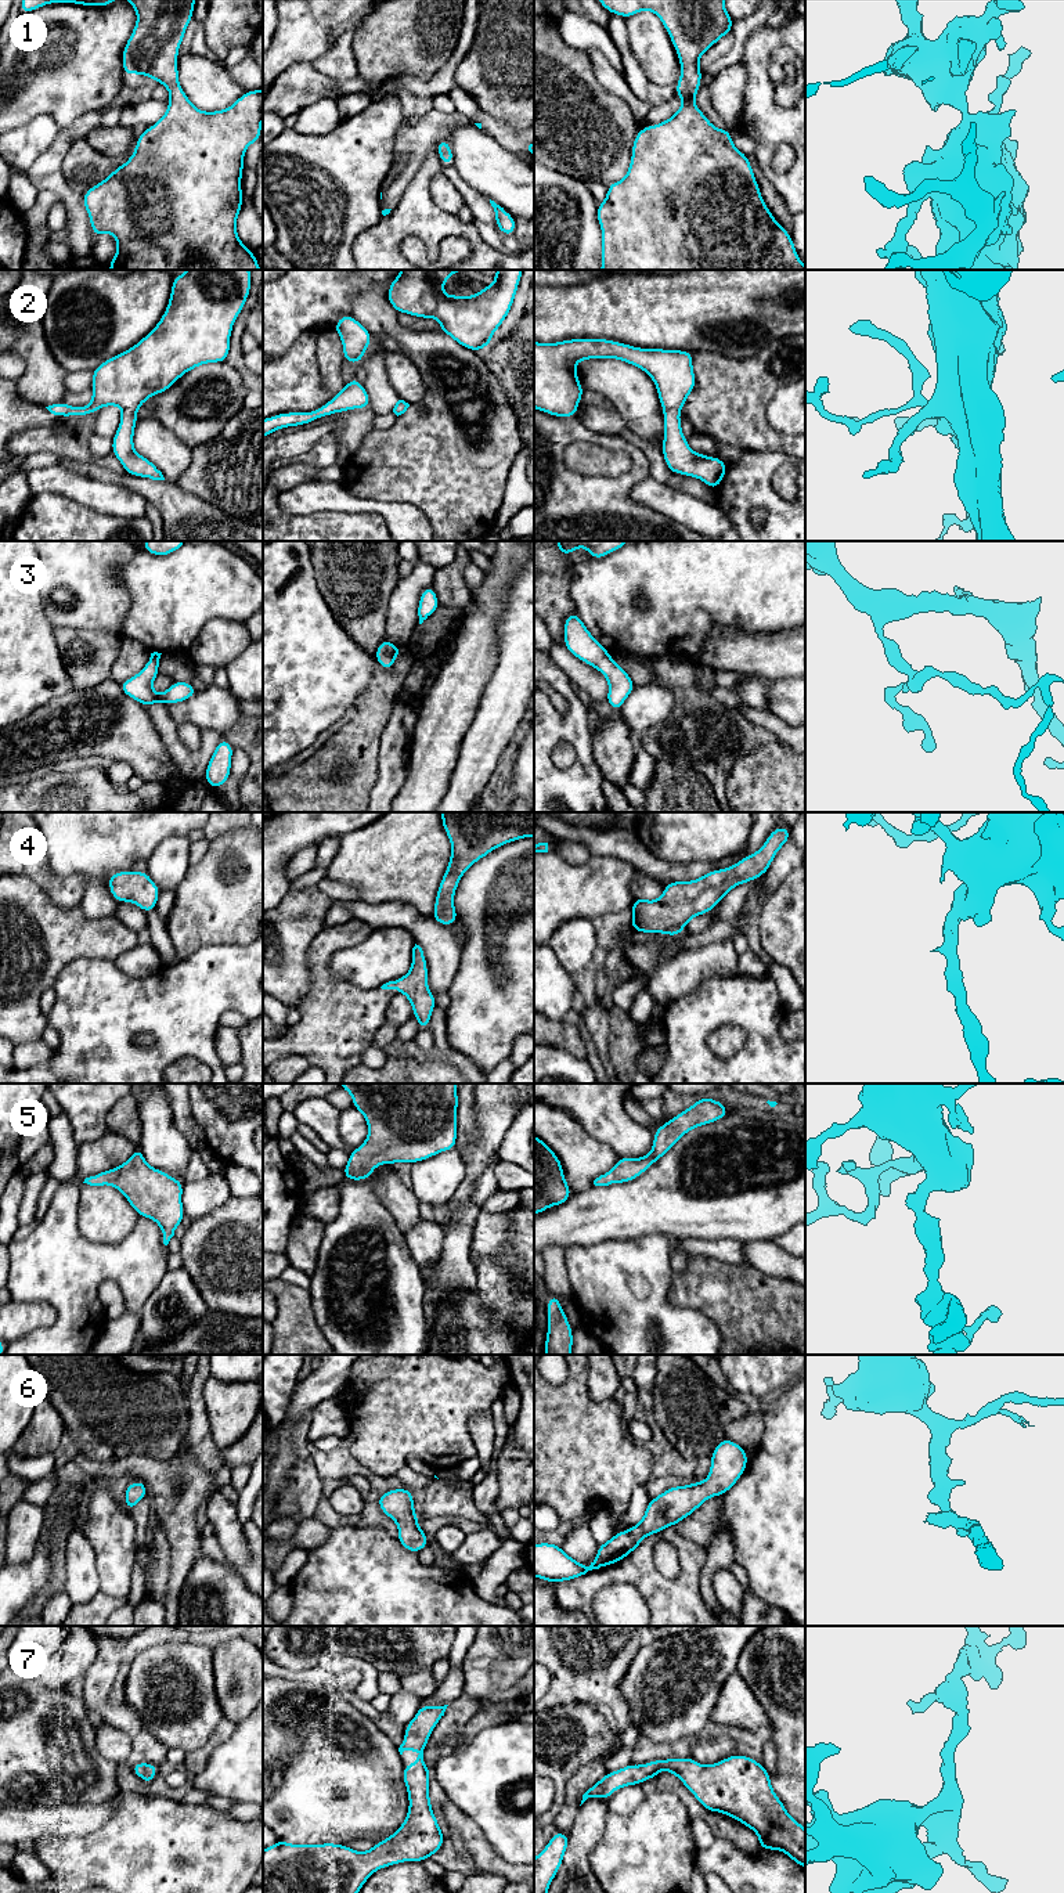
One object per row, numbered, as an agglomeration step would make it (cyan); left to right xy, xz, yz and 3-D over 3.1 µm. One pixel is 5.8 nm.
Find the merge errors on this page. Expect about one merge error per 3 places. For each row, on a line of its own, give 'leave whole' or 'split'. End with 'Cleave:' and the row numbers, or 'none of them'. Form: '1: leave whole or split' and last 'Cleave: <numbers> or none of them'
1: leave whole
2: leave whole
3: leave whole
4: leave whole
5: leave whole
6: leave whole
7: leave whole
Cleave: none of them

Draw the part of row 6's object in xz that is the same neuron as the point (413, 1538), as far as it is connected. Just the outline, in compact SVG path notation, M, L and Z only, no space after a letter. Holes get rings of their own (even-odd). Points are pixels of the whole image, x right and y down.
M392 1489L378 1499L378 1507L398 1526L398 1543L412 1553L428 1547L428 1535L418 1526L414 1494L410 1489Z

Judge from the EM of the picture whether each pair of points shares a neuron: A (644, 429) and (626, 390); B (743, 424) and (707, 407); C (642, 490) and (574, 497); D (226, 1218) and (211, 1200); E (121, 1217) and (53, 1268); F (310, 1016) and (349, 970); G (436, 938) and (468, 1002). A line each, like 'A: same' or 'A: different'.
A: same
B: same
C: different
D: different
E: different
F: different
G: different

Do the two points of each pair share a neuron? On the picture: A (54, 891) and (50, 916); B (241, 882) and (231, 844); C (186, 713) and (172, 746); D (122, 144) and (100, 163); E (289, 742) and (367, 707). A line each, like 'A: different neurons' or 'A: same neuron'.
A: different neurons
B: same neuron
C: different neurons
D: different neurons
E: different neurons

